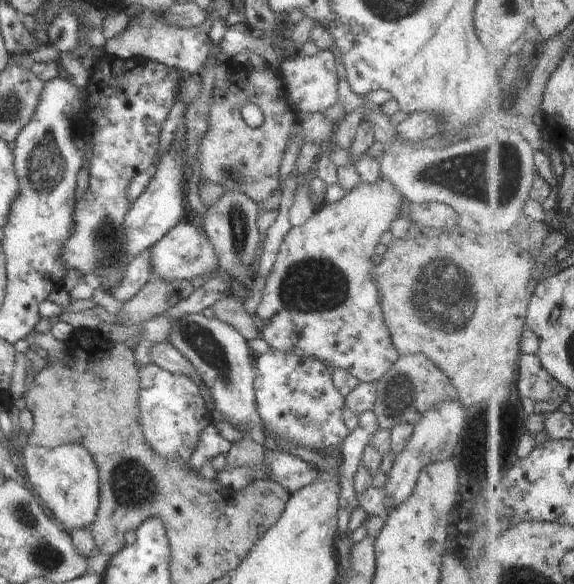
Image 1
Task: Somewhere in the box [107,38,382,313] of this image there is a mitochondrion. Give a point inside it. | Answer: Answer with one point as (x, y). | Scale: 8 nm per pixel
(236, 218)

